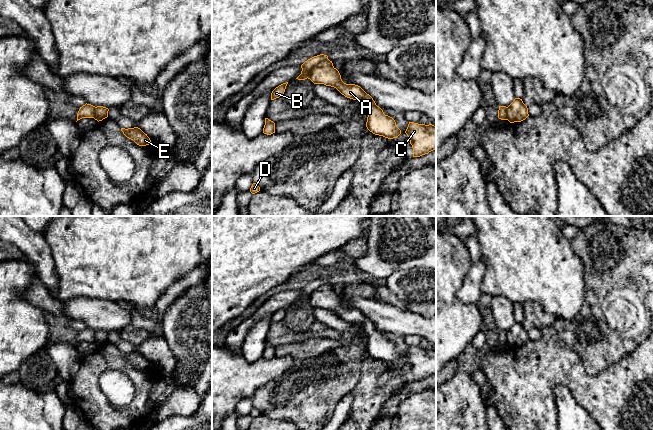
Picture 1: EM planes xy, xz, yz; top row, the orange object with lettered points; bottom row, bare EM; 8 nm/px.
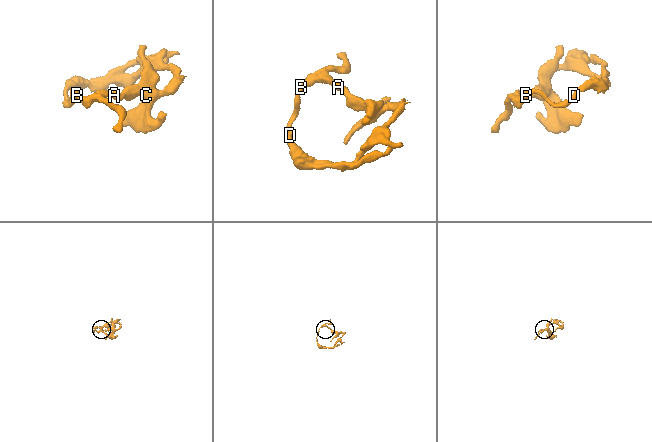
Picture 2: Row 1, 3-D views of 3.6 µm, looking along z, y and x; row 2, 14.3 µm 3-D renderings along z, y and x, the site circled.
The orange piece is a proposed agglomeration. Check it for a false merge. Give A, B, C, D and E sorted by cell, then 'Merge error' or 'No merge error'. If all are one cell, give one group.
Groups: A C / B D E. Merge error

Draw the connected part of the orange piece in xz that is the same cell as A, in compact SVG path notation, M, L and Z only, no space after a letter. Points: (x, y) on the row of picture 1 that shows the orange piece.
M329 59L320 62L312 68L308 79L314 84L334 87L347 98L361 100L368 113L366 127L373 134L388 139L397 138L401 134L401 130L397 127L395 120L385 115L369 94L358 85L346 84L342 81L339 71Z

